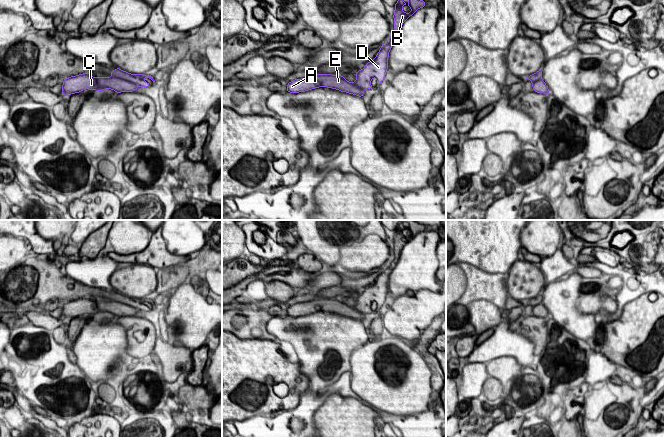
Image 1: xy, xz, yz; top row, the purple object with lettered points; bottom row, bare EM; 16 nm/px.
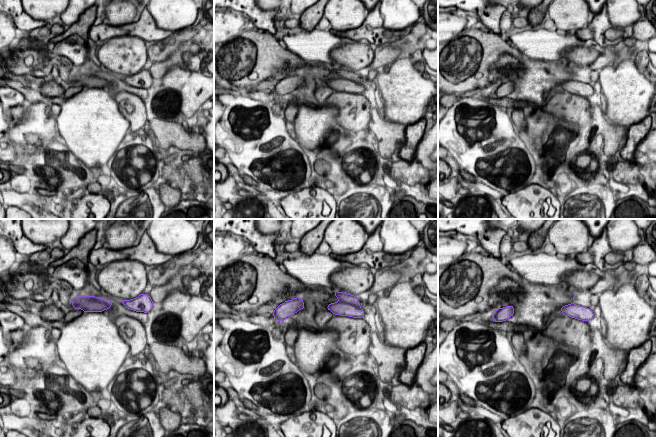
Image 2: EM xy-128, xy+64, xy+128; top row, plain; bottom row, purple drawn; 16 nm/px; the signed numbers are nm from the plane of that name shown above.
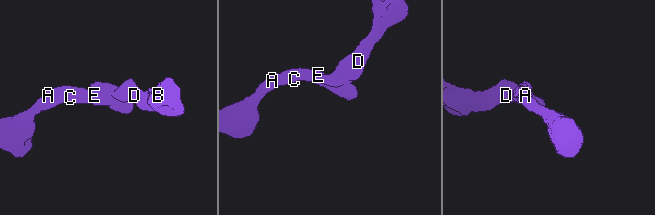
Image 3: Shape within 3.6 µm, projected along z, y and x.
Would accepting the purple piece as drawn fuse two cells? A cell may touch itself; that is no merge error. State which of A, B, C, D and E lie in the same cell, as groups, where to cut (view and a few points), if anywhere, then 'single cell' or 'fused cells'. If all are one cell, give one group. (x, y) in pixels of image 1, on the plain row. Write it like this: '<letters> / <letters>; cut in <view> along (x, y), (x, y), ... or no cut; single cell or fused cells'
A C E / B D; cut in xy along (112, 299), (138, 309); fused cells

